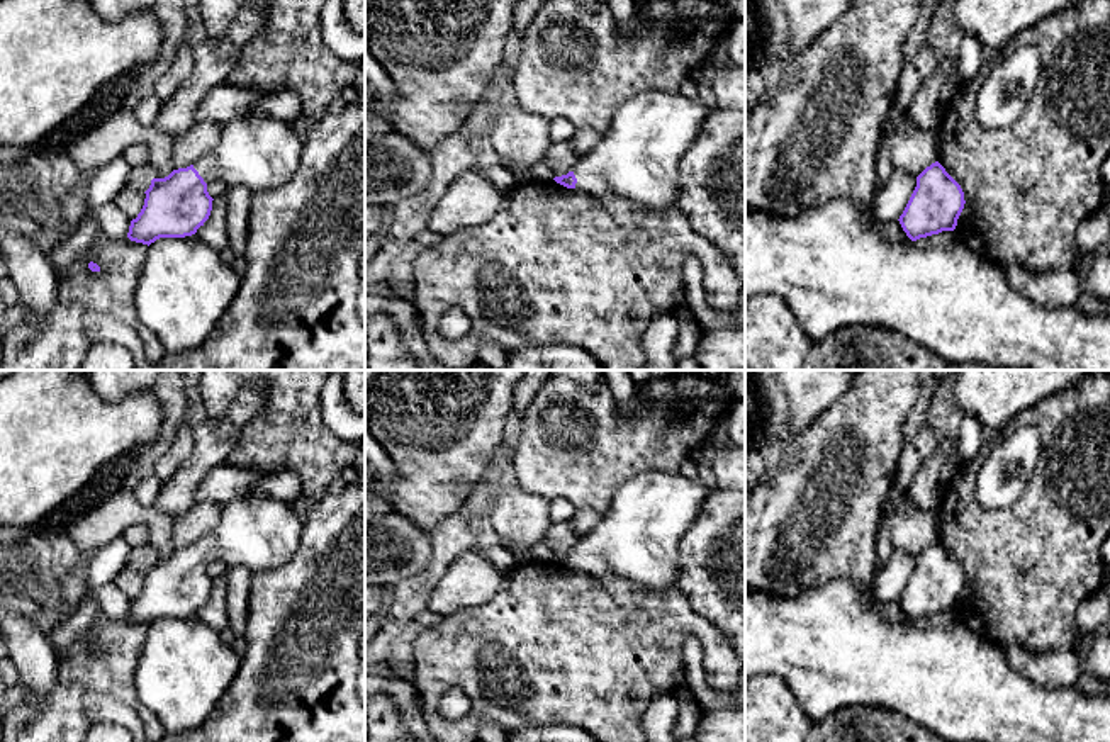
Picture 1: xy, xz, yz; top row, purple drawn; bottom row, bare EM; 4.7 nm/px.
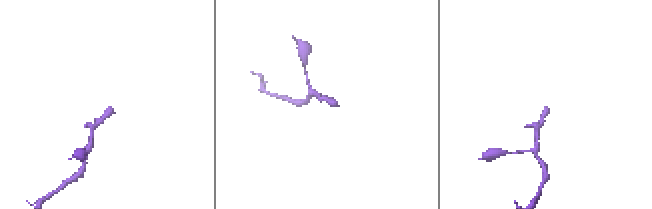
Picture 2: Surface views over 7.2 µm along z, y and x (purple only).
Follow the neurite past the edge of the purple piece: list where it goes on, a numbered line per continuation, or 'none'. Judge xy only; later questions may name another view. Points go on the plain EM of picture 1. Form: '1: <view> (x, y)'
1: xy (257, 532)

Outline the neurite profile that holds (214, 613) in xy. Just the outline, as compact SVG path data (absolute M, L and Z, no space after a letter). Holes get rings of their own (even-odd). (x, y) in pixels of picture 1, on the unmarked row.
M214 579L209 599L197 610L195 616L214 632L229 627L229 611L226 606L227 582Z

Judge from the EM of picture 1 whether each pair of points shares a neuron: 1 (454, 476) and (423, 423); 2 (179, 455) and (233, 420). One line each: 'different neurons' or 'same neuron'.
1: same neuron
2: different neurons

